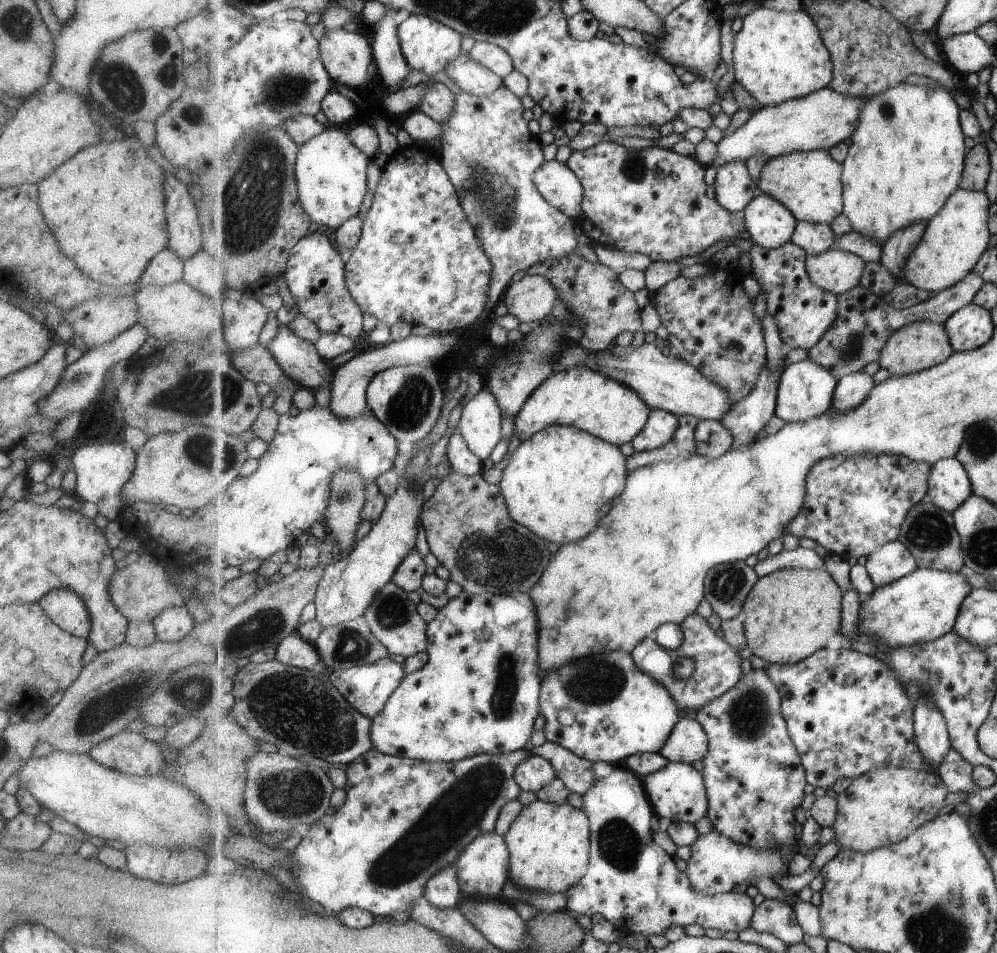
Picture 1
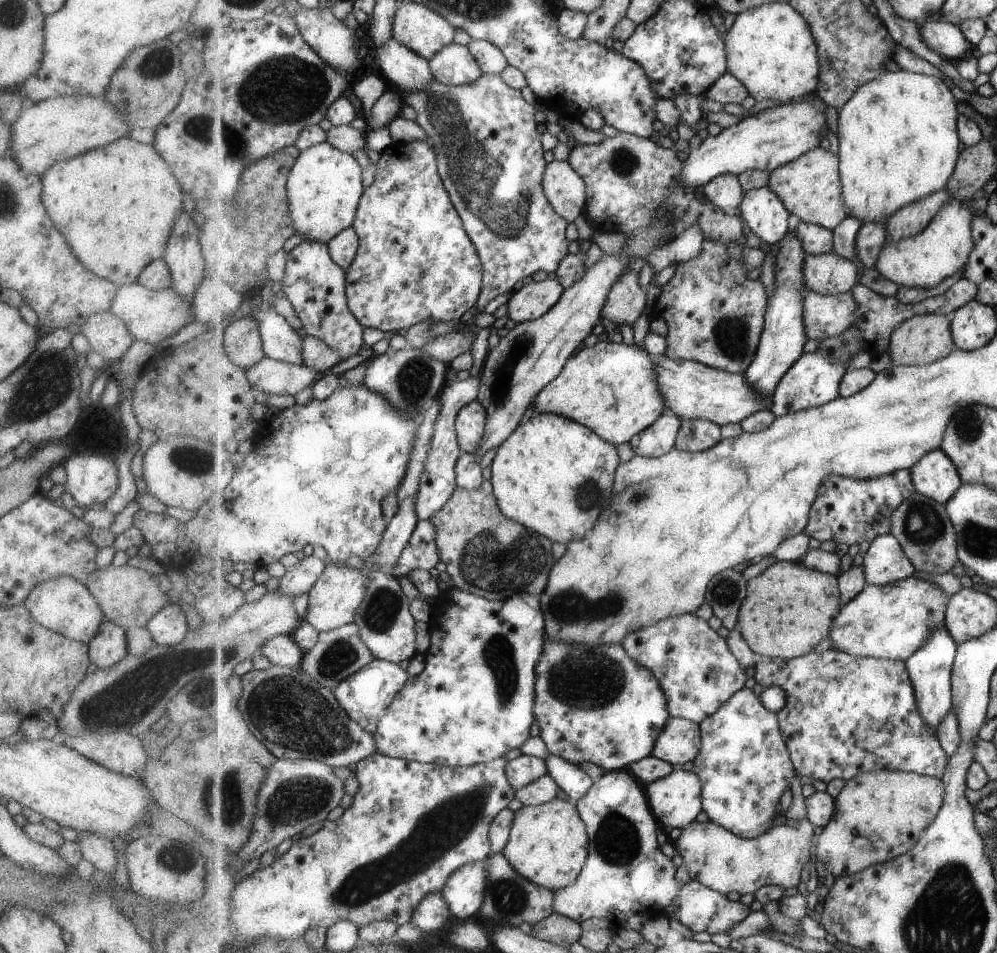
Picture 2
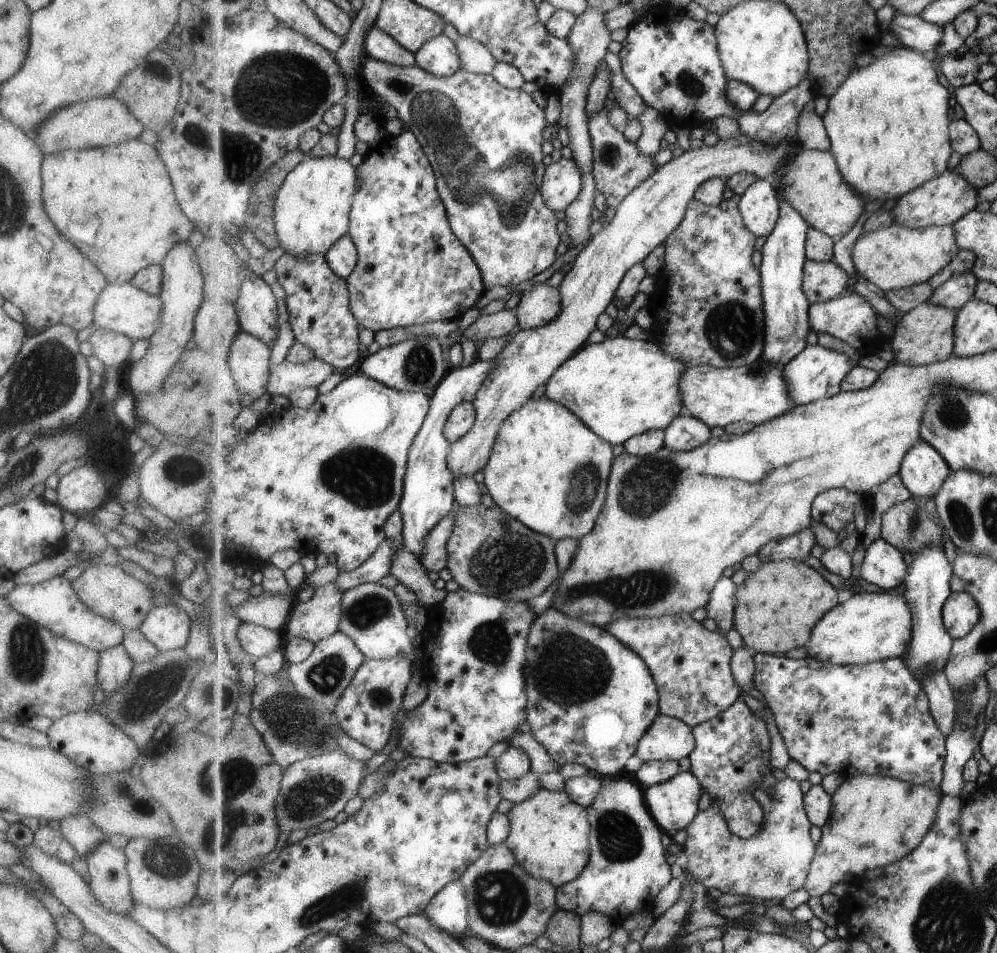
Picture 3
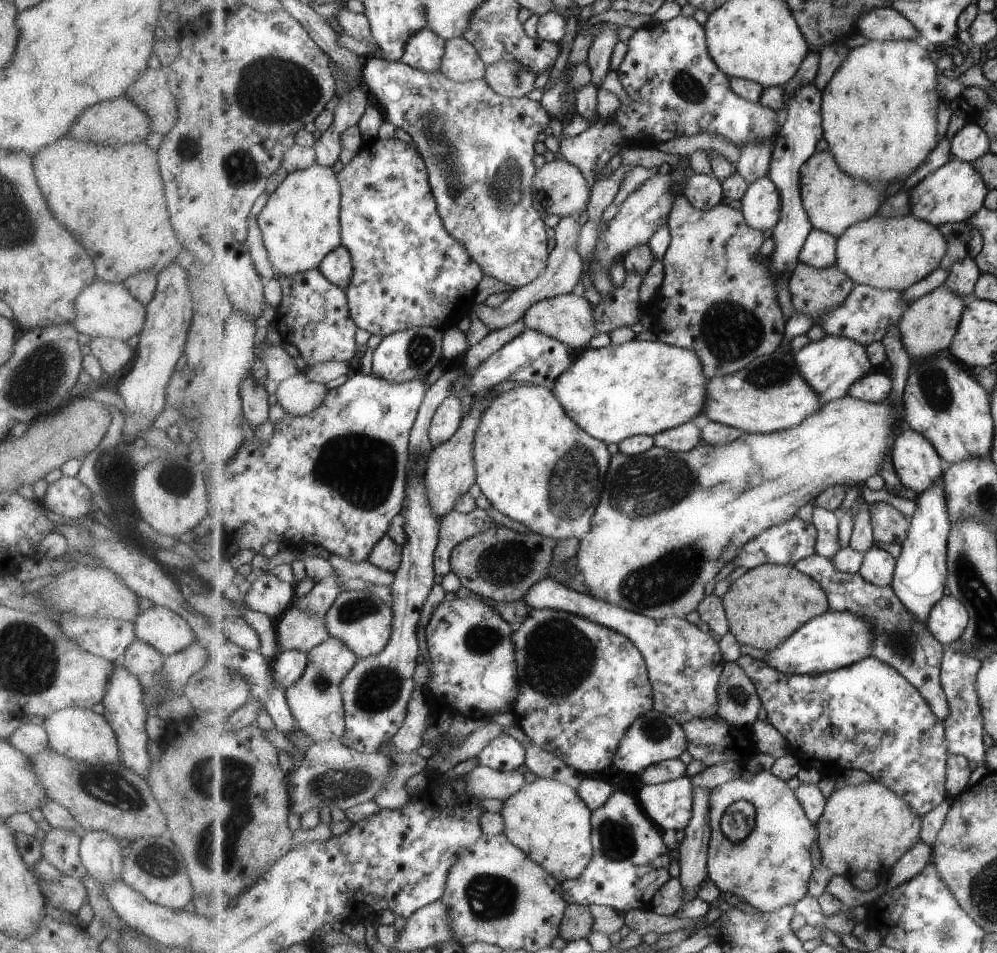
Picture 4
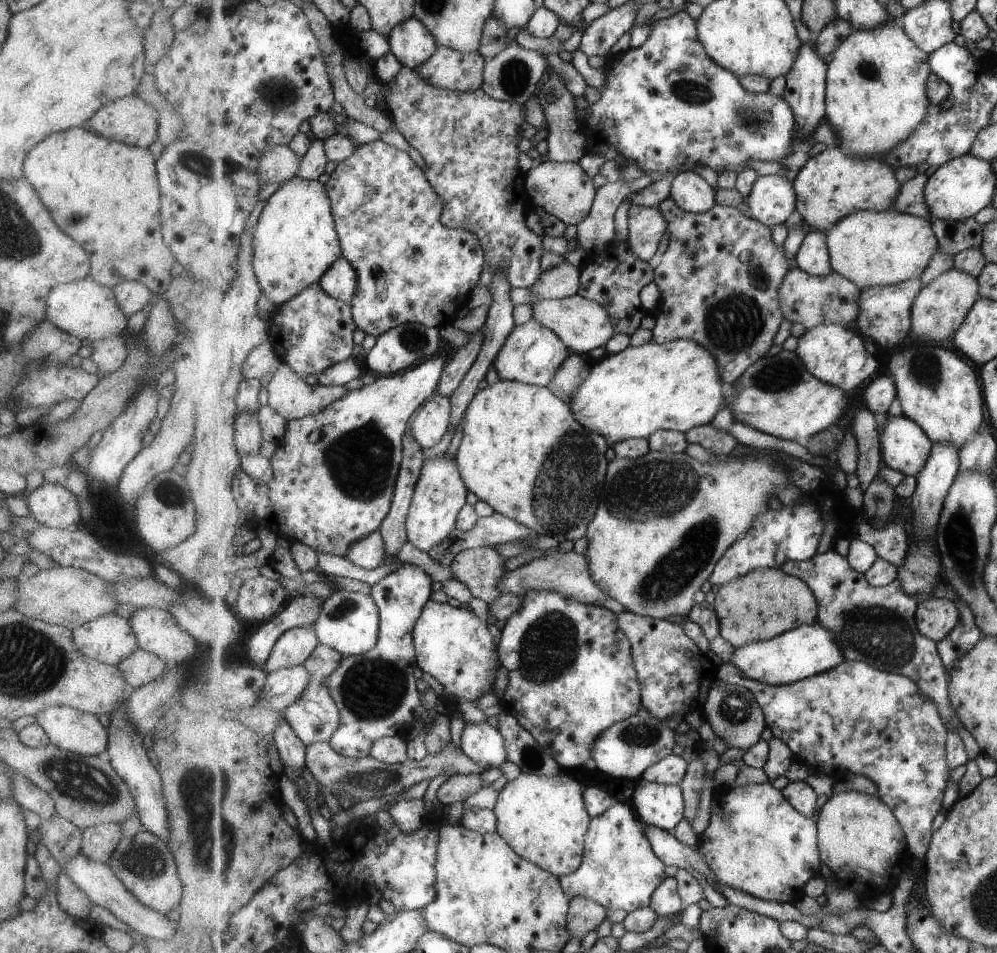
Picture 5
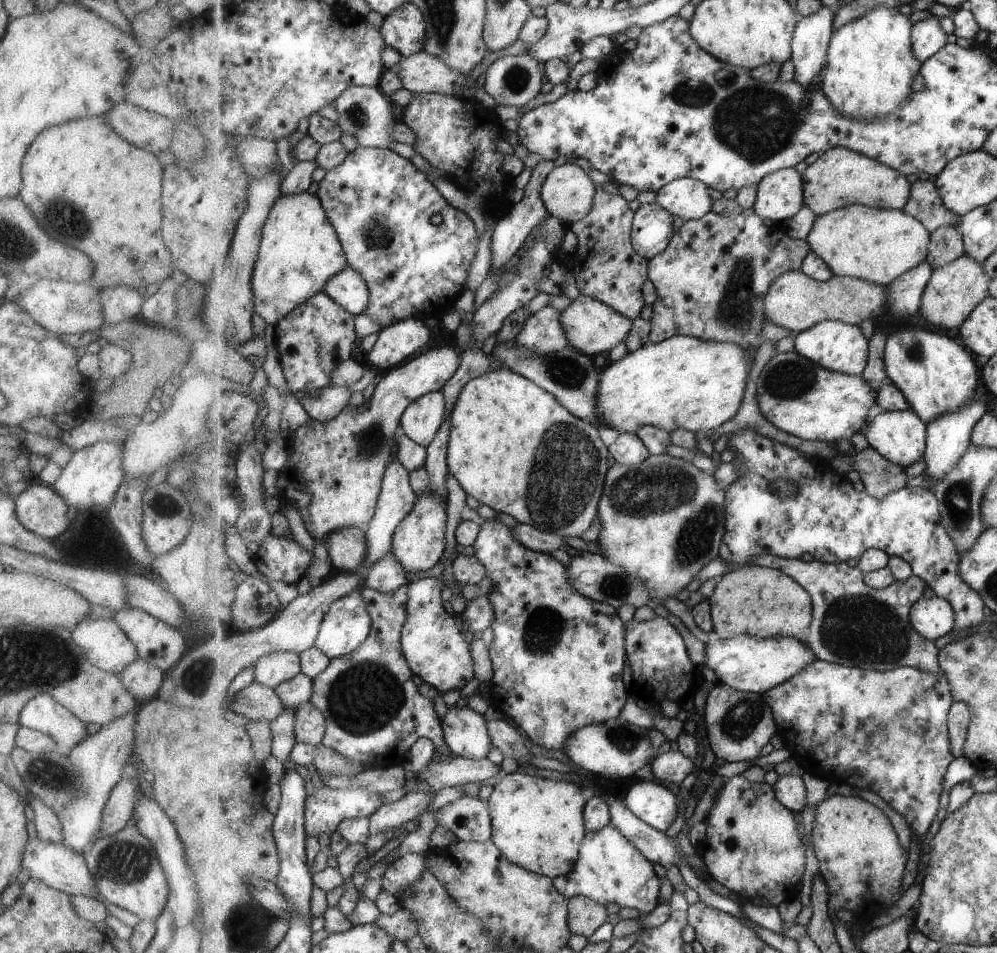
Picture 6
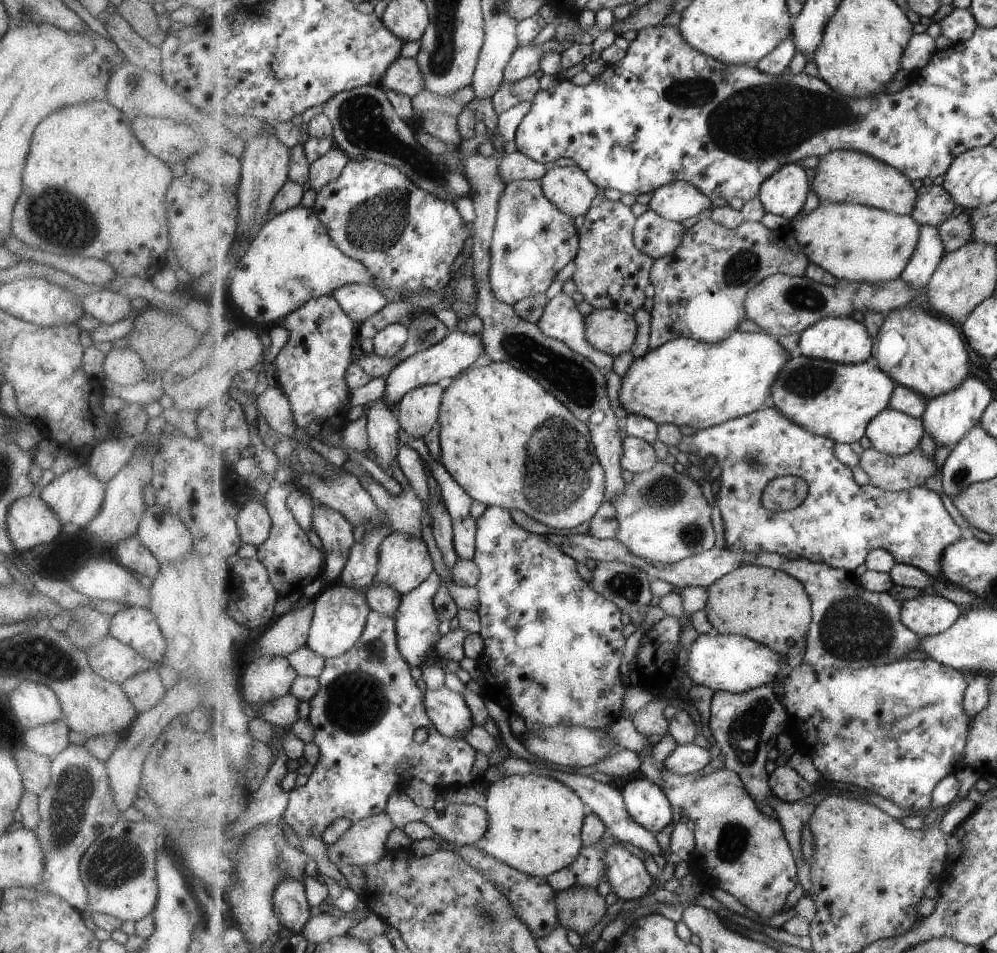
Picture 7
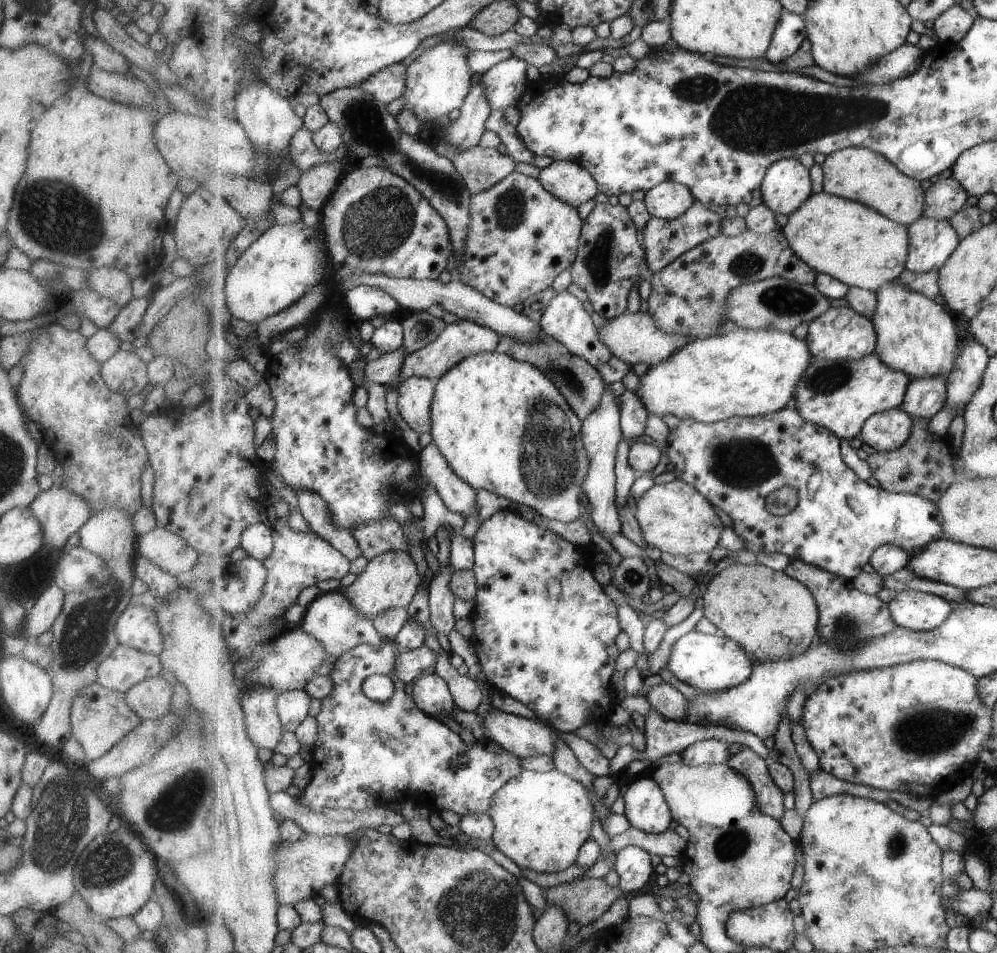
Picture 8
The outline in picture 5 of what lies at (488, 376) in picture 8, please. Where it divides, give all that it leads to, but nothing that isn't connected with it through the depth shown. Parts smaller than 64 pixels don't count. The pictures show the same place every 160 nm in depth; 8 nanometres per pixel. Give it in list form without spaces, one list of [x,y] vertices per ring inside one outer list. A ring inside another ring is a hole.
[[[500,379],[499,382],[487,385],[485,389],[479,390],[475,394],[475,398],[471,400],[465,412],[462,434],[461,444],[458,447],[455,460],[457,466],[459,466],[459,472],[463,476],[465,486],[479,500],[487,502],[497,513],[503,514],[512,520],[517,520],[520,524],[531,528],[537,535],[554,537],[560,544],[566,541],[577,542],[581,538],[587,537],[589,526],[592,524],[593,518],[595,518],[597,510],[600,508],[601,498],[604,496],[604,482],[608,476],[608,465],[610,464],[605,452],[609,450],[612,443],[609,438],[593,432],[593,430],[578,422],[567,401],[555,396],[549,388],[543,386],[521,383],[517,380]]]

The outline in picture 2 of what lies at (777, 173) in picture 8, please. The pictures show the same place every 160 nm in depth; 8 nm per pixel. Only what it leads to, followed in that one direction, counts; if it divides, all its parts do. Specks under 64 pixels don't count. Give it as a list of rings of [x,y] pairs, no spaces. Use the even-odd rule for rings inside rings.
[[[770,186],[747,191],[740,212],[753,234],[771,246],[789,232],[792,214]]]

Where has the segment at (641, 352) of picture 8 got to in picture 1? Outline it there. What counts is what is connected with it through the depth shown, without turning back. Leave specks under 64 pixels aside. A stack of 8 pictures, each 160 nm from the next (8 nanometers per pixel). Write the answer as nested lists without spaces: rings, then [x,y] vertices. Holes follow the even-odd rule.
[[[526,274],[507,289],[503,301],[509,312],[520,318],[521,322],[533,322],[551,315],[559,295],[548,278]]]

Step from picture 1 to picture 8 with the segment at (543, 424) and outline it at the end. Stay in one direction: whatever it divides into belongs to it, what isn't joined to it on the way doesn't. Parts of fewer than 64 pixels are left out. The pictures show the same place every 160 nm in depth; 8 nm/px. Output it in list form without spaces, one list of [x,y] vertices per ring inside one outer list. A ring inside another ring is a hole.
[[[738,328],[723,335],[693,338],[685,347],[650,367],[641,379],[637,394],[650,414],[660,417],[673,414],[679,419],[694,418],[704,423],[714,423],[736,416],[763,416],[792,405],[801,376],[815,360],[808,342],[797,338],[794,333],[776,328]]]

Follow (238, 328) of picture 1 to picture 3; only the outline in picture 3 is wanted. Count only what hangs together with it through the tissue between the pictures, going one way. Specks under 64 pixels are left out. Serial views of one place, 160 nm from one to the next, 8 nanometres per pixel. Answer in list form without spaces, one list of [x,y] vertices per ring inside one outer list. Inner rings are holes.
[[[241,330],[235,336],[227,359],[237,388],[252,400],[269,393],[267,384],[271,374],[271,347],[249,332]]]

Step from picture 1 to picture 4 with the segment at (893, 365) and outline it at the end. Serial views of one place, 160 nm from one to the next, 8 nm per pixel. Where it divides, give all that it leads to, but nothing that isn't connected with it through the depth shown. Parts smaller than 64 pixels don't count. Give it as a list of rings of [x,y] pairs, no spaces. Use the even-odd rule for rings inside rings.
[[[943,284],[937,290],[909,305],[898,328],[901,330],[902,341],[910,357],[940,355],[943,351],[949,350],[960,328],[968,303],[969,300],[959,296],[955,290],[951,290],[949,284]]]

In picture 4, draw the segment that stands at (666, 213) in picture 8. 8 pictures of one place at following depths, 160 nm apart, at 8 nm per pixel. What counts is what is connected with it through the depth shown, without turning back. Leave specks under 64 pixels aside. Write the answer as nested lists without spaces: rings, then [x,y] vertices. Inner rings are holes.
[[[689,173],[687,186],[683,190],[683,195],[701,210],[710,210],[724,201],[724,190],[721,180],[712,178],[706,174]]]

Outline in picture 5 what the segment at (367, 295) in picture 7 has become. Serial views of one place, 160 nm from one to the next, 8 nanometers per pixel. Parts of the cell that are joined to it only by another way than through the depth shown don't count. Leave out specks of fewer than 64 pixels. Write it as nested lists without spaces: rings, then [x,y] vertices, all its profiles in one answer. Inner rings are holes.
[[[342,257],[329,268],[321,278],[320,284],[329,296],[351,305],[353,296],[357,294],[357,286],[359,286],[358,273],[351,262]]]

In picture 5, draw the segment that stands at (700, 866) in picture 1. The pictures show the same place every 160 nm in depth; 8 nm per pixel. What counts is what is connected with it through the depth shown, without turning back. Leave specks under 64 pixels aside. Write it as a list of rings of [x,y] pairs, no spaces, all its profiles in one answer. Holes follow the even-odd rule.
[[[770,780],[765,784],[750,783],[735,787],[718,795],[711,824],[699,840],[699,848],[721,882],[765,901],[806,902],[805,884],[822,868],[817,822],[797,812],[782,790],[777,790]]]

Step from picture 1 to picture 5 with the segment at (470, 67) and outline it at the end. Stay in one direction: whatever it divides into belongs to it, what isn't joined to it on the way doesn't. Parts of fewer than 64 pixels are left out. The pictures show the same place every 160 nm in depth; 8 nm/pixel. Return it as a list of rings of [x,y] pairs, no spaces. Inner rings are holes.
[[[417,16],[395,24],[388,40],[397,59],[411,69],[427,62],[438,48],[435,36]]]

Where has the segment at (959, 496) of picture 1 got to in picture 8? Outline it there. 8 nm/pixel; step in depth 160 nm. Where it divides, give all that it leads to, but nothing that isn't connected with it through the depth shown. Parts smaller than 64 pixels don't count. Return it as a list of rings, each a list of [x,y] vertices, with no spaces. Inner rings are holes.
[[[896,408],[871,415],[860,437],[877,451],[891,452],[908,442],[913,427],[914,418],[903,409]]]

